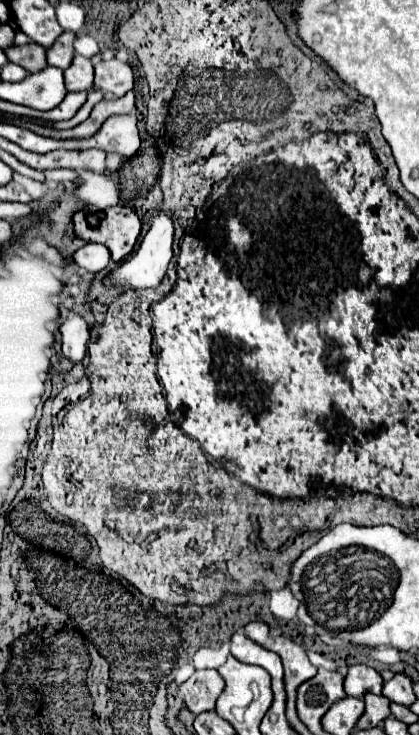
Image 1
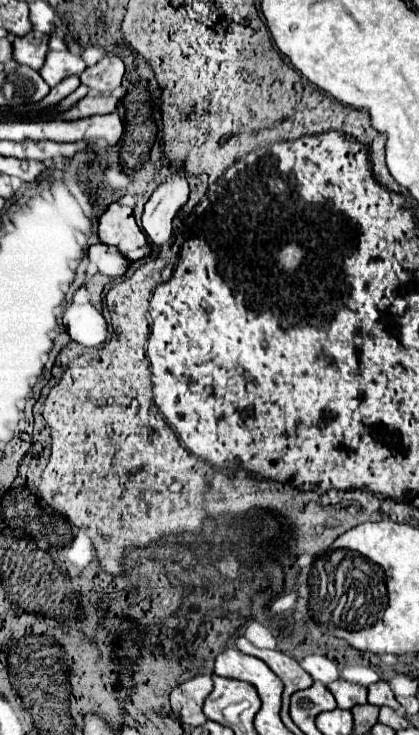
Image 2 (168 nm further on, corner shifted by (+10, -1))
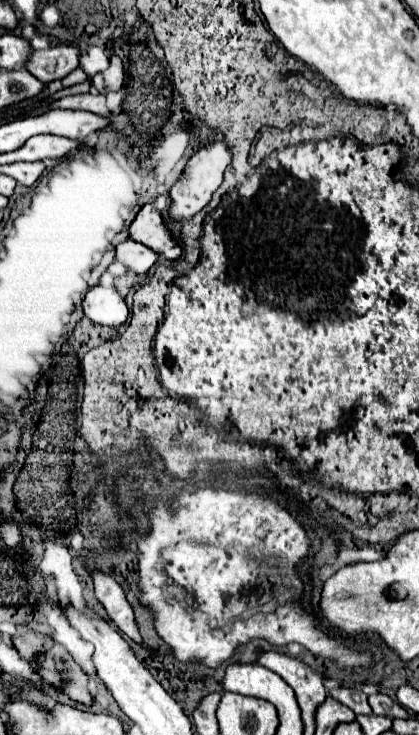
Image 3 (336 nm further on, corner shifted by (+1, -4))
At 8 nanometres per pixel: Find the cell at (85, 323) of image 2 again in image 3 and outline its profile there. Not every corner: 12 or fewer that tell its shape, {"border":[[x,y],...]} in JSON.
{"border":[[96,284],[84,314],[100,326],[120,328],[130,312],[114,286]]}

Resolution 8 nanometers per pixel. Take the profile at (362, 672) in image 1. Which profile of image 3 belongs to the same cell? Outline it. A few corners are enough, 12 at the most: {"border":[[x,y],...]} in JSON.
{"border":[[334,686],[330,696],[354,714],[372,714],[366,694]]}

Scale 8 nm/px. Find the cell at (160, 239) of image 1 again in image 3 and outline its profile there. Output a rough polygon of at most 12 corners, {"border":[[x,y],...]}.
{"border":[[226,140],[200,148],[170,188],[170,220],[190,220],[232,164]]}

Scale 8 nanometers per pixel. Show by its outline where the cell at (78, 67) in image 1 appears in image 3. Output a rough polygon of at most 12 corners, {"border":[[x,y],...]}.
{"border":[[72,44],[34,50],[24,68],[48,84],[78,68]]}

